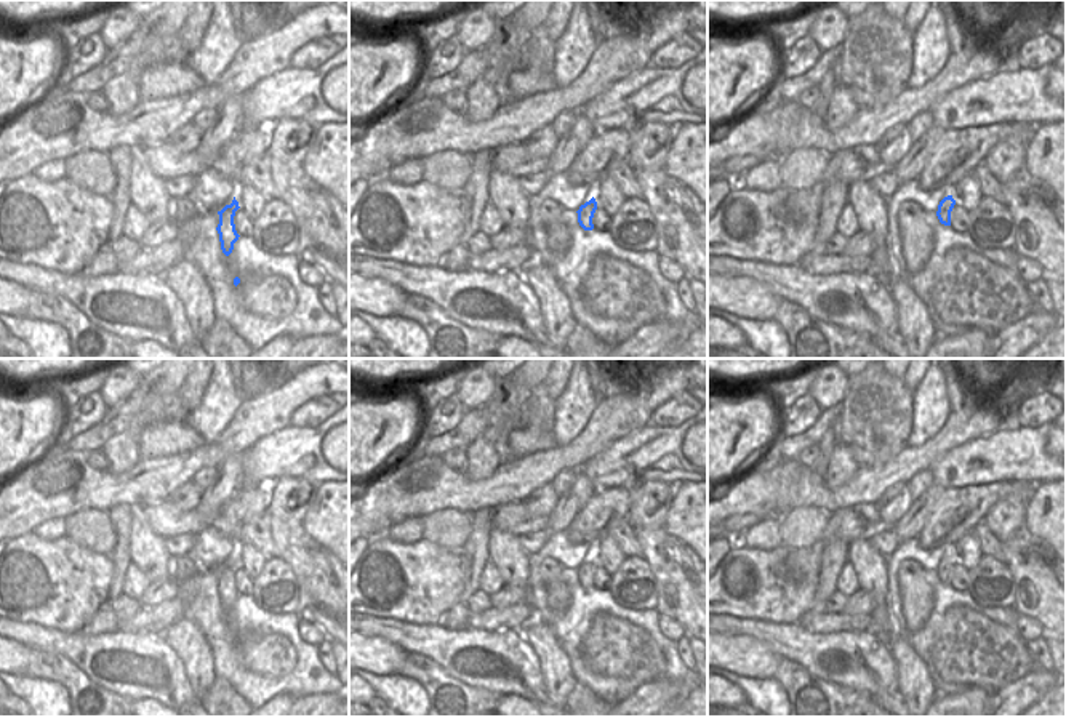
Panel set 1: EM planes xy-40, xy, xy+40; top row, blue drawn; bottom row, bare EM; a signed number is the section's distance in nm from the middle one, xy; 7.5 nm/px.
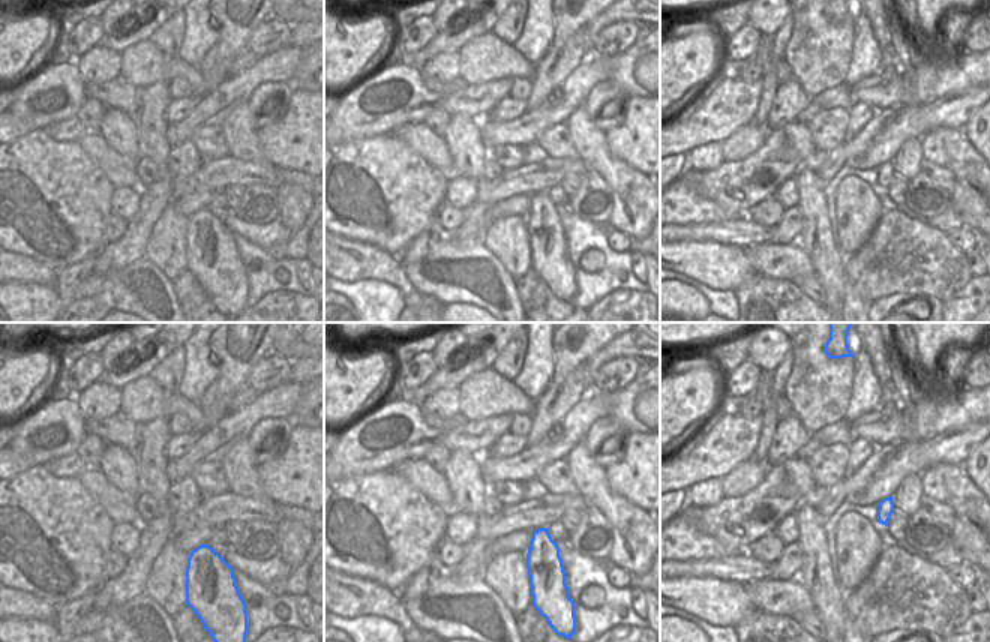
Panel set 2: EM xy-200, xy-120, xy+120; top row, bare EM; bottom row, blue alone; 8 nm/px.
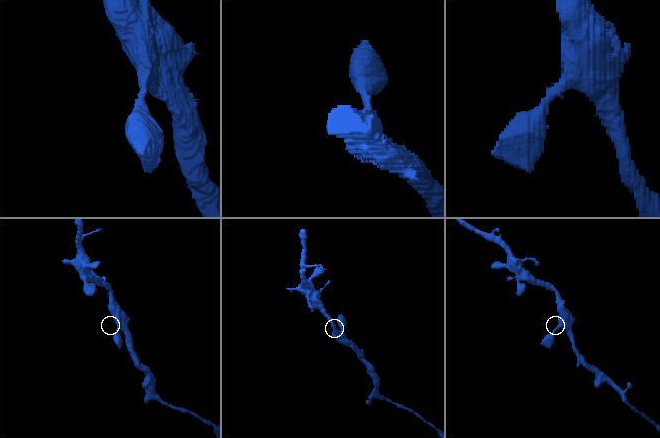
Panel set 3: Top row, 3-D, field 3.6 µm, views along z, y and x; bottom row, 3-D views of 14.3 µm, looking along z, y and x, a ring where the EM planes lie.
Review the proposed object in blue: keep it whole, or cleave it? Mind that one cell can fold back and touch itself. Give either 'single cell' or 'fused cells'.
single cell

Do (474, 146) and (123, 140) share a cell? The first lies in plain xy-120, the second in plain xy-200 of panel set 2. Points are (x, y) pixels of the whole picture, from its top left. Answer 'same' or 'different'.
same

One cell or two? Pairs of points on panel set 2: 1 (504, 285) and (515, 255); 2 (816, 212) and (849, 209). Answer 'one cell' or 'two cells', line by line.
1: two cells
2: two cells

